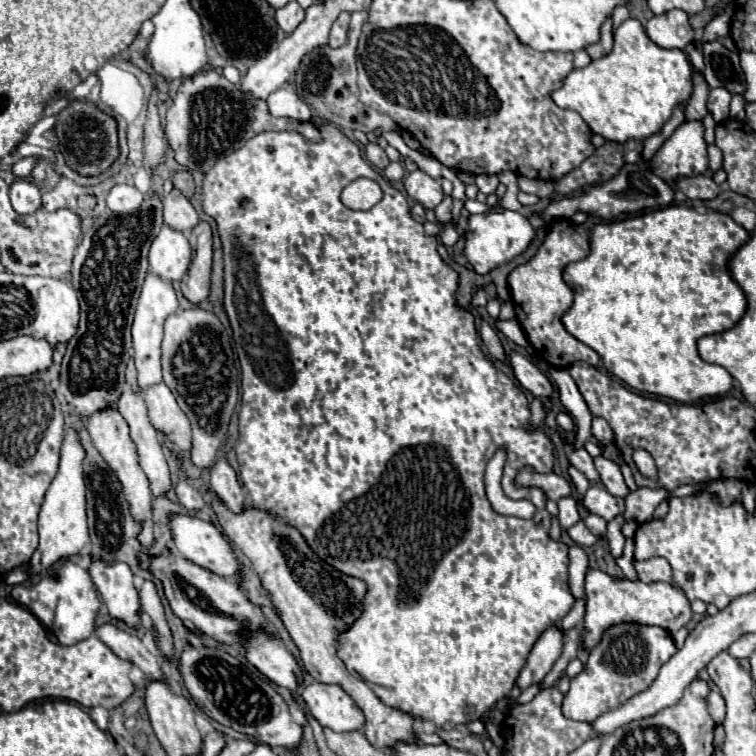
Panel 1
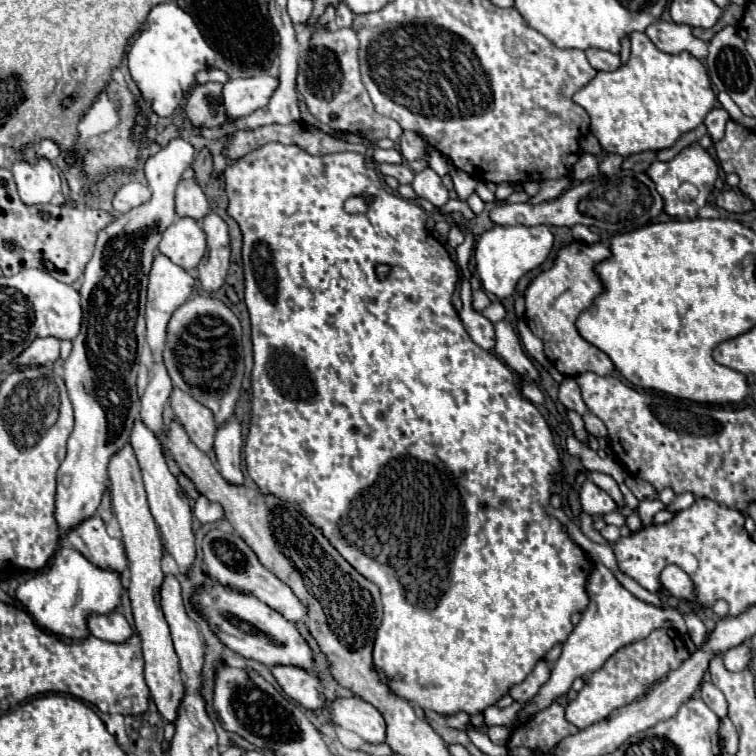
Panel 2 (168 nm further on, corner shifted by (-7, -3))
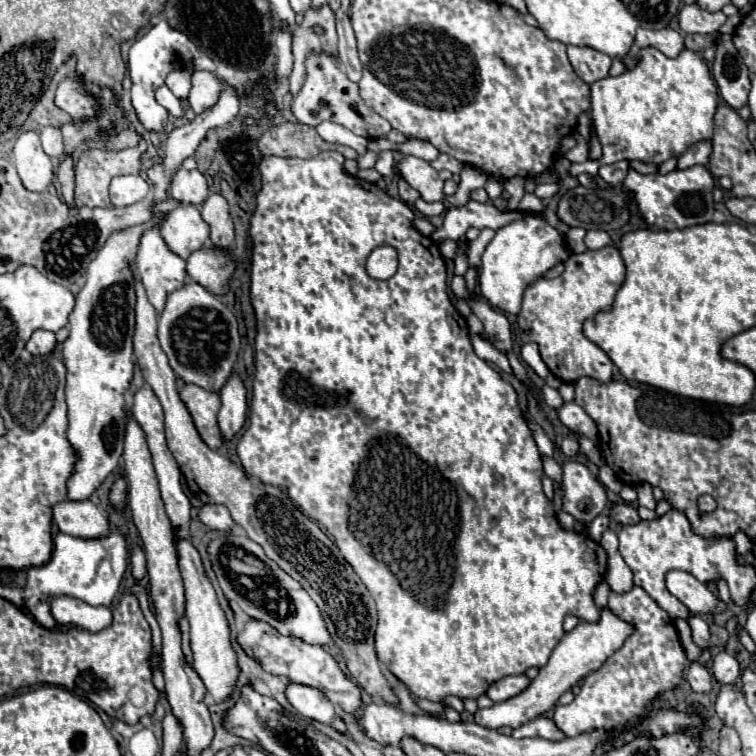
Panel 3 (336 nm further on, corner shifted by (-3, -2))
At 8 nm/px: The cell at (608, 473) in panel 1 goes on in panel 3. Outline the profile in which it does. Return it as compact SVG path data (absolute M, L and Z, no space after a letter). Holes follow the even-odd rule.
M565 436L563 442L561 442L561 452L567 456L567 458L577 458L581 452L579 452L579 442L575 436Z

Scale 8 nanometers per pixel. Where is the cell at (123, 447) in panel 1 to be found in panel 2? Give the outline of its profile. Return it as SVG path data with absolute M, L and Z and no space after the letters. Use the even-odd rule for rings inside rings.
M125 445L109 463L109 481L111 481L111 501L113 501L113 513L119 521L121 535L123 535L123 547L127 555L127 567L129 567L129 597L131 597L131 609L135 617L137 633L143 641L143 657L145 657L145 681L151 689L151 699L155 701L159 713L165 721L175 721L177 707L181 703L183 687L181 687L181 673L177 667L177 655L173 655L173 641L169 635L169 625L165 623L165 617L161 615L161 607L157 607L157 587L161 587L163 571L161 571L161 557L163 557L163 545L159 537L159 529L153 521L153 515L147 505L145 487L141 481L141 471L137 457L131 449L131 445Z

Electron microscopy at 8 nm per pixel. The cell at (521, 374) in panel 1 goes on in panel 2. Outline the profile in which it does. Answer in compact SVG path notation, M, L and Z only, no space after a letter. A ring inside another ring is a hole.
M501 319L493 327L495 327L495 355L501 357L507 363L507 367L519 373L523 379L539 381L539 373L533 367L527 353L523 351L521 341L517 333L513 331L511 323L507 319Z

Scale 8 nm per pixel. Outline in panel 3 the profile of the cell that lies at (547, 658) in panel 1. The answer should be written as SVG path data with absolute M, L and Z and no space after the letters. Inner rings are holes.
M521 674L521 676L507 676L507 678L491 684L489 690L487 690L487 696L493 702L505 702L505 700L521 694L529 686L529 682L531 680L525 674Z

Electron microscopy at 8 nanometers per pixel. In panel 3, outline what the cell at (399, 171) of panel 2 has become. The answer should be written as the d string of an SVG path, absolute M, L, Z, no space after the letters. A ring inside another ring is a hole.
M399 178L399 196L401 196L407 204L413 204L413 202L419 198L419 194L417 194L403 178Z

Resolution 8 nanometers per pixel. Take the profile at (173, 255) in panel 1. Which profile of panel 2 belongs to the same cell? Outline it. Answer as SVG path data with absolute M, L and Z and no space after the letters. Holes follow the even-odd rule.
M179 217L163 233L159 251L167 255L173 263L191 271L205 255L205 233L195 219Z

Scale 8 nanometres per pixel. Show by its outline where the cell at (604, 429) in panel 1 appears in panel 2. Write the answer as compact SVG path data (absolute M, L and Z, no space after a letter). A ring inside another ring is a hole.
M585 413L585 415L583 415L583 423L585 423L587 433L591 433L591 435L595 435L595 437L607 437L605 425L603 425L601 419L597 419L593 413Z

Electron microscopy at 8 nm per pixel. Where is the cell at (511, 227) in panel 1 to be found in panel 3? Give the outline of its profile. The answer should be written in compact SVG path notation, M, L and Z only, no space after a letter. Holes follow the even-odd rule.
M525 216L523 220L511 222L509 226L495 232L495 238L487 244L481 266L479 266L479 288L481 296L493 306L509 314L517 314L521 308L523 290L541 278L543 272L553 268L557 262L567 260L563 236L545 222L543 216Z

